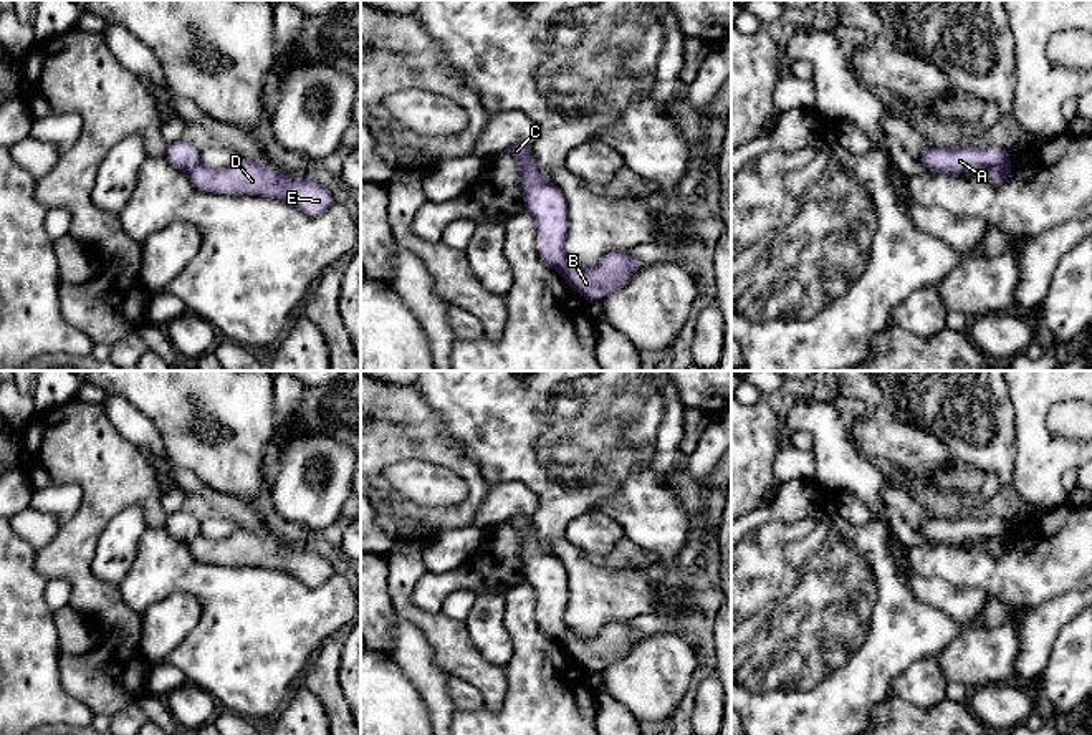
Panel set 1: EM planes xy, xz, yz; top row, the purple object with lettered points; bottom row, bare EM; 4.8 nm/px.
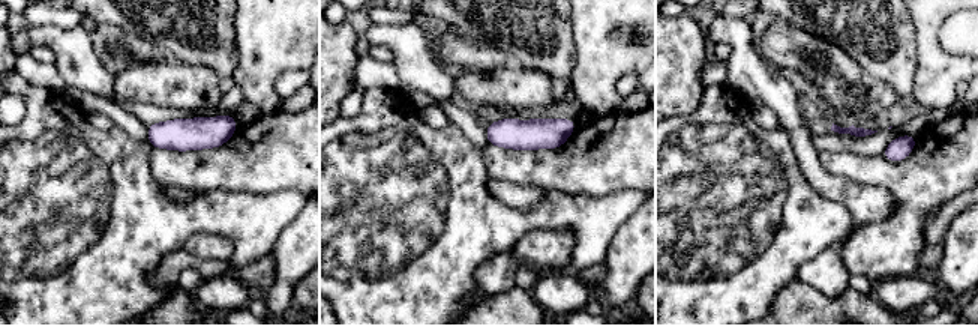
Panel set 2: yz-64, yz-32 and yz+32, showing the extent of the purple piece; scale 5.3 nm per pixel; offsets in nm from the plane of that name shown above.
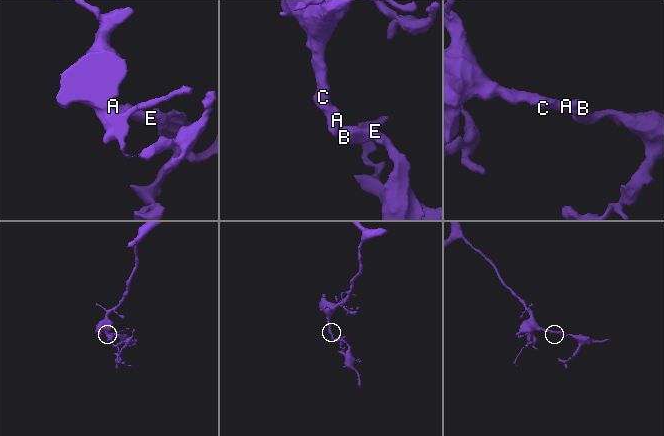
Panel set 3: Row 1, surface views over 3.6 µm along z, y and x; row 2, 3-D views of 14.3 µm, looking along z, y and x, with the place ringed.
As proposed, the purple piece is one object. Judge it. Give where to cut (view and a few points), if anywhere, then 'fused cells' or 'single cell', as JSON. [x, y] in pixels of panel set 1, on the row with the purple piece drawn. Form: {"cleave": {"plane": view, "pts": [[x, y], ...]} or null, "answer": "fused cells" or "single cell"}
{"cleave": {"plane": "yz", "pts": [[1008, 161], [985, 174]]}, "answer": "fused cells"}

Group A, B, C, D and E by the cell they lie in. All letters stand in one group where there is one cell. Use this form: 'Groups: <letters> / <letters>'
Groups: A C / B D E

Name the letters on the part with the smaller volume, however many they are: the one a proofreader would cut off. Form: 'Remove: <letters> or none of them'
Remove: B, D, E

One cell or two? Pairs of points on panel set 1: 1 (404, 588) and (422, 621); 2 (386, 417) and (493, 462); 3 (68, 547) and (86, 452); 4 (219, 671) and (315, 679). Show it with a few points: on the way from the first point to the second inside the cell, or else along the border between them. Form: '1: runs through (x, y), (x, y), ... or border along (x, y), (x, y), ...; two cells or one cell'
1: runs through (404, 596), (404, 605), (414, 614); one cell
2: border along (442, 419), (447, 434), (488, 482); two cells
3: runs through (88, 523), (93, 517), (93, 475); one cell
4: border along (323, 644), (300, 677); two cells

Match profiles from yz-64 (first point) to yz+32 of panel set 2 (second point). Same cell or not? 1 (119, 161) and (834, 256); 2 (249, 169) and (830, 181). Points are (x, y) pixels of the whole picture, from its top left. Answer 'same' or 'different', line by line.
1: different
2: different

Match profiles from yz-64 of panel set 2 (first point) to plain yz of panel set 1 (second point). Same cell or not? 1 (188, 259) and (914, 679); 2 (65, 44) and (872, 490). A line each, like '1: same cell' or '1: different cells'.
1: same cell
2: same cell

